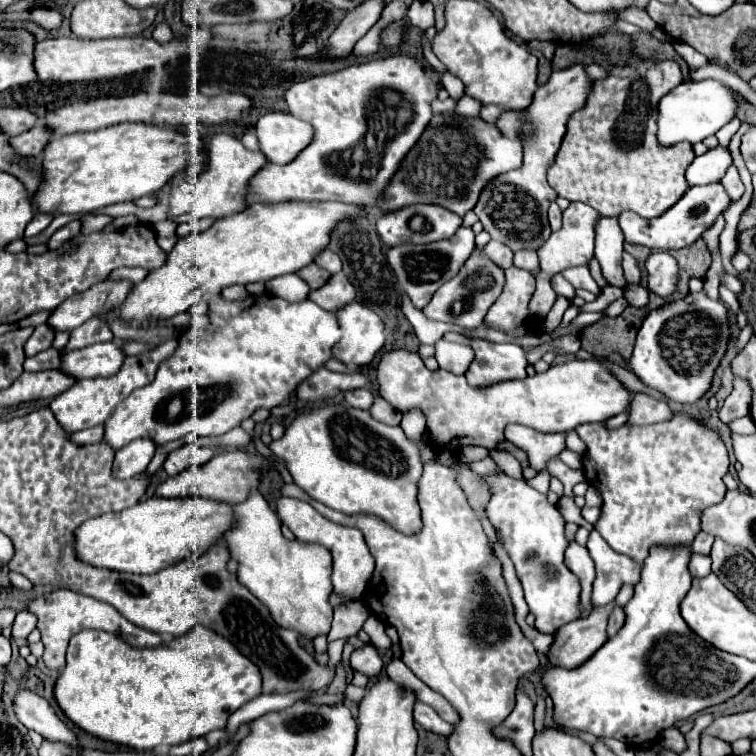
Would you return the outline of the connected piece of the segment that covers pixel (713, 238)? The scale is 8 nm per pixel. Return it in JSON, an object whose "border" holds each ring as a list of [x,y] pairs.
{"border":[[[722,213],[722,215],[714,221],[714,225],[704,231],[702,239],[704,239],[704,243],[706,243],[706,247],[708,247],[710,253],[712,253],[712,251],[718,251],[718,237],[720,237],[724,225],[726,225],[726,219],[724,219],[724,213]]]}

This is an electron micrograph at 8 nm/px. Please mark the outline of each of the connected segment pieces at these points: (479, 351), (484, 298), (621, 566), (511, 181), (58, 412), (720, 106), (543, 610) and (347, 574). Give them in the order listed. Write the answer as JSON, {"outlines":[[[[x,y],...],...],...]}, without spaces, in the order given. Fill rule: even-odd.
{"outlines":[[[[474,339],[470,345],[476,353],[474,361],[466,371],[466,379],[474,387],[492,385],[506,379],[526,377],[526,353],[516,343],[490,343]]],[[[476,247],[474,253],[468,257],[468,261],[462,265],[460,273],[452,281],[446,281],[434,293],[432,301],[422,309],[422,313],[434,321],[446,321],[446,323],[454,323],[466,329],[476,329],[482,325],[486,311],[500,297],[504,289],[504,281],[506,281],[504,269],[498,267],[492,259],[488,259],[480,247]]],[[[594,529],[588,537],[588,551],[590,557],[596,563],[596,581],[592,591],[592,605],[606,605],[614,601],[620,587],[624,583],[638,583],[640,579],[640,565],[626,557],[616,553]]],[[[572,65],[568,69],[554,71],[550,81],[538,87],[532,105],[524,109],[532,125],[536,125],[536,137],[532,137],[532,141],[524,141],[524,137],[520,137],[520,117],[516,117],[516,111],[508,111],[504,117],[500,117],[500,121],[496,121],[496,127],[500,129],[500,133],[504,133],[504,137],[512,137],[514,141],[520,141],[520,145],[524,145],[524,161],[520,169],[494,177],[484,187],[474,207],[474,213],[482,221],[484,229],[492,235],[492,239],[502,241],[512,251],[538,249],[550,237],[546,211],[550,201],[558,195],[546,181],[546,169],[556,159],[560,141],[566,133],[568,117],[572,115],[572,111],[578,111],[584,105],[590,91],[590,83],[592,81],[586,77],[584,65]]],[[[168,339],[164,343],[160,343],[158,347],[154,347],[152,351],[144,351],[140,355],[134,357],[126,357],[120,371],[112,377],[98,377],[98,379],[84,379],[84,381],[76,381],[76,385],[72,385],[72,389],[66,389],[64,393],[60,393],[58,397],[52,399],[50,409],[56,417],[56,421],[60,423],[60,427],[68,433],[80,431],[80,429],[88,429],[94,425],[102,425],[110,413],[114,411],[114,407],[124,401],[134,389],[152,383],[156,369],[162,361],[166,361],[166,357],[170,357],[176,351],[178,343],[176,339]]],[[[704,79],[704,81],[684,81],[676,85],[670,93],[660,99],[658,105],[658,141],[666,147],[676,145],[680,141],[698,143],[706,137],[714,135],[722,125],[726,125],[738,109],[738,99],[730,87],[720,81]]],[[[506,475],[488,477],[492,499],[486,505],[486,517],[500,531],[504,547],[516,567],[516,575],[524,587],[530,613],[536,615],[536,629],[552,635],[562,625],[580,617],[580,581],[564,565],[568,539],[564,535],[564,517],[556,505],[548,503],[544,493],[532,489],[526,481]]],[[[280,497],[278,499],[278,517],[280,517],[280,521],[284,525],[288,525],[288,529],[300,541],[320,543],[320,545],[324,545],[332,553],[332,585],[334,585],[336,593],[350,595],[354,599],[358,599],[364,593],[366,583],[368,583],[368,579],[372,577],[372,571],[374,571],[374,557],[370,555],[370,549],[368,549],[360,529],[338,525],[338,523],[322,517],[306,501],[292,499],[292,497]]]]}

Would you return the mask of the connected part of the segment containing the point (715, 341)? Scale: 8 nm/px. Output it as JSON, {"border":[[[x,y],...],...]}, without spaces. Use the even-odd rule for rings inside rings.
{"border":[[[704,291],[690,293],[686,299],[668,303],[646,315],[642,327],[638,329],[630,367],[644,385],[650,385],[650,389],[678,403],[694,403],[708,391],[714,369],[718,367],[726,351],[728,337],[730,331],[728,331],[726,307],[720,301],[708,299]],[[690,313],[694,313],[694,325],[692,321],[688,321]],[[660,335],[664,335],[664,347]],[[678,349],[680,349],[680,371],[672,367]]]}

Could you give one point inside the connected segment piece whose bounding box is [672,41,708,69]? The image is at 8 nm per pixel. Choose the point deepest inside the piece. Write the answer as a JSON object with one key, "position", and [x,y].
{"position":[695,60]}

